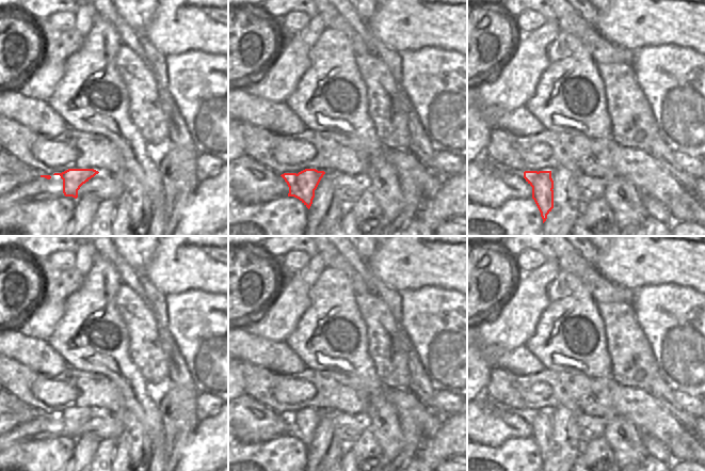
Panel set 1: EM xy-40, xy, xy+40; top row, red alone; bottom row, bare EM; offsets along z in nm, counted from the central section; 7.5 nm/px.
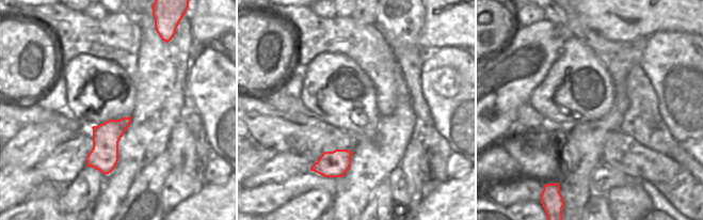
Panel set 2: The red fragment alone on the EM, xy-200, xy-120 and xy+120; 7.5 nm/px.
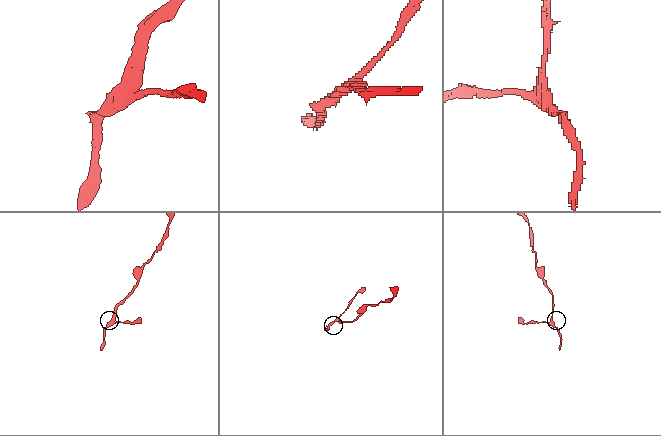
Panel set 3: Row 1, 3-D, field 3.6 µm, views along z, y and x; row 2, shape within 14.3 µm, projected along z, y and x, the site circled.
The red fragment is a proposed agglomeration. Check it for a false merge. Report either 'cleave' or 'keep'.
cleave

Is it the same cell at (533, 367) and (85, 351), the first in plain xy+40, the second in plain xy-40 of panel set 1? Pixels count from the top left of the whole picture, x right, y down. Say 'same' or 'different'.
different

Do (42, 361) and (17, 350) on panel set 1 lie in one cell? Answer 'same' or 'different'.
same

